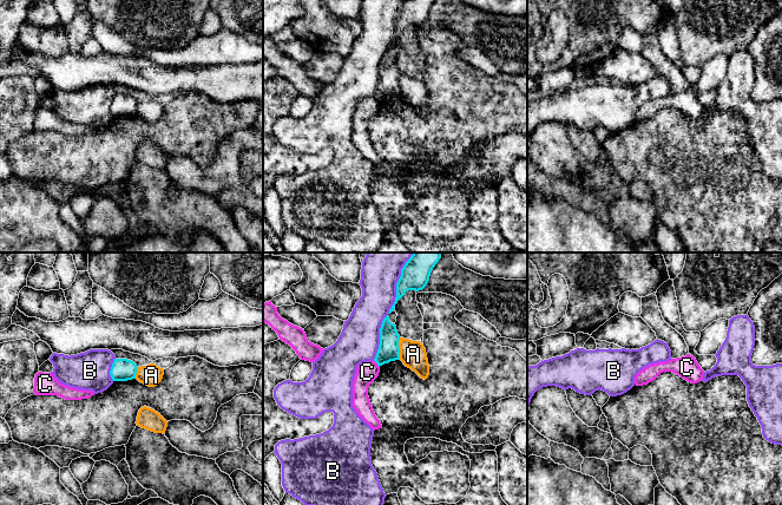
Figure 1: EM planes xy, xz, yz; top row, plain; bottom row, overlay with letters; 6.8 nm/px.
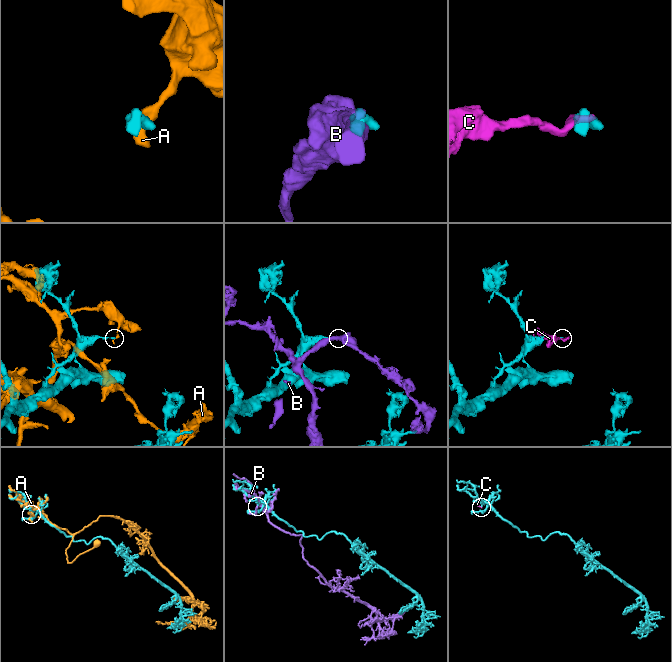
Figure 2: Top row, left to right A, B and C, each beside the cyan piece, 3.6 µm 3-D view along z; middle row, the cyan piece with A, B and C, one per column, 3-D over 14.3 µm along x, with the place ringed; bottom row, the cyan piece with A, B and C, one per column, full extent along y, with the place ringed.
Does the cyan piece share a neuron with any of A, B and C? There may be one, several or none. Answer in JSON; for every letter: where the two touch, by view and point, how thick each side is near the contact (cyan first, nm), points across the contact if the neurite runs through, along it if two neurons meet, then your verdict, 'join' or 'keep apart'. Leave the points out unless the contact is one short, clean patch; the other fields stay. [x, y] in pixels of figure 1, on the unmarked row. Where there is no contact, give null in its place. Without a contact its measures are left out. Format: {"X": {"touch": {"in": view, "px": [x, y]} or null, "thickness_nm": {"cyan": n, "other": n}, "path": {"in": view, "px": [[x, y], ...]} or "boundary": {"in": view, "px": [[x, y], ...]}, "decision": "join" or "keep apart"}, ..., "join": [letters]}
{"A": {"touch": {"in": "xz", "px": [399, 84]}, "thickness_nm": {"cyan": 150, "other": 180}, "boundary": {"in": "xz", "px": [[400, 73], [399, 93]]}, "decision": "keep apart"}, "B": {"touch": {"in": "xz", "px": [388, 48]}, "thickness_nm": {"cyan": 120, "other": 260}, "decision": "keep apart"}, "C": {"touch": {"in": "xz", "px": [376, 98]}, "thickness_nm": {"cyan": 150, "other": 140}, "boundary": {"in": "xz", "px": [[374, 96], [379, 103]]}, "decision": "keep apart"}, "join": []}

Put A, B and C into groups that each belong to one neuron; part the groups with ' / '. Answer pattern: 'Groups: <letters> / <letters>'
Groups: A / B / C

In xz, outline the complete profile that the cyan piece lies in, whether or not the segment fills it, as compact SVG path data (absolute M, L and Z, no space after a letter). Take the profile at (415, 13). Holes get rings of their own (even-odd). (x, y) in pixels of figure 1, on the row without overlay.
M405 0L401 5L401 12L396 19L396 33L395 38L389 45L390 50L395 45L397 37L408 27L408 26L422 26L428 17L431 8L435 0Z

